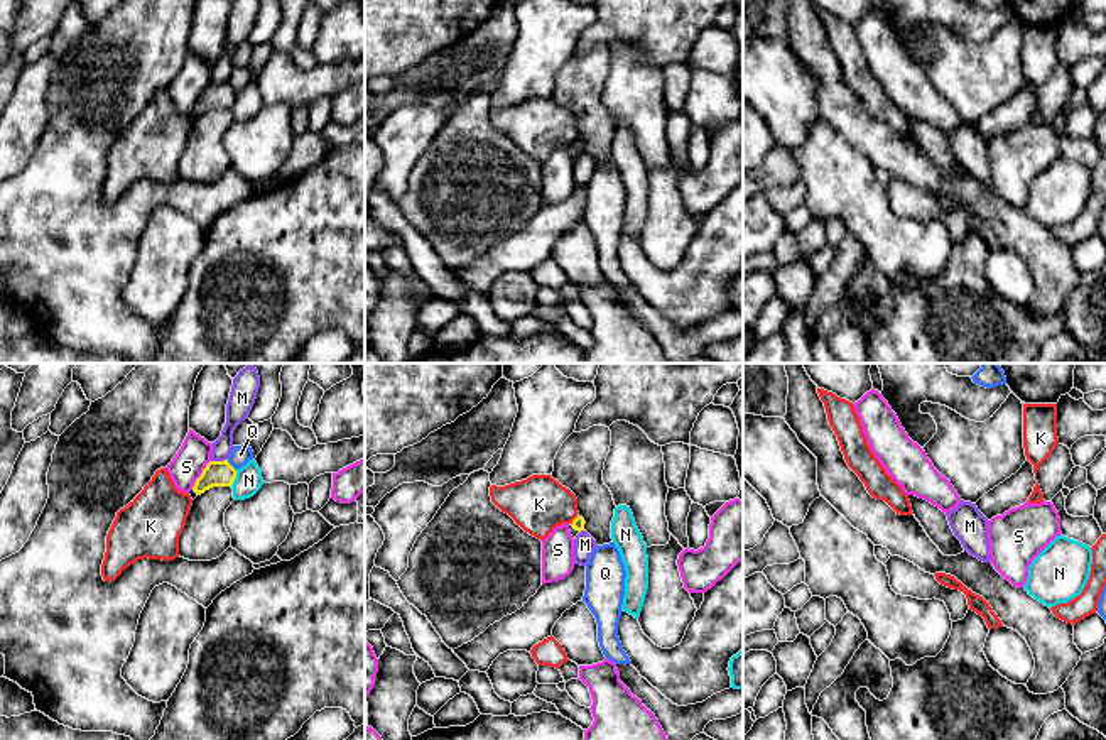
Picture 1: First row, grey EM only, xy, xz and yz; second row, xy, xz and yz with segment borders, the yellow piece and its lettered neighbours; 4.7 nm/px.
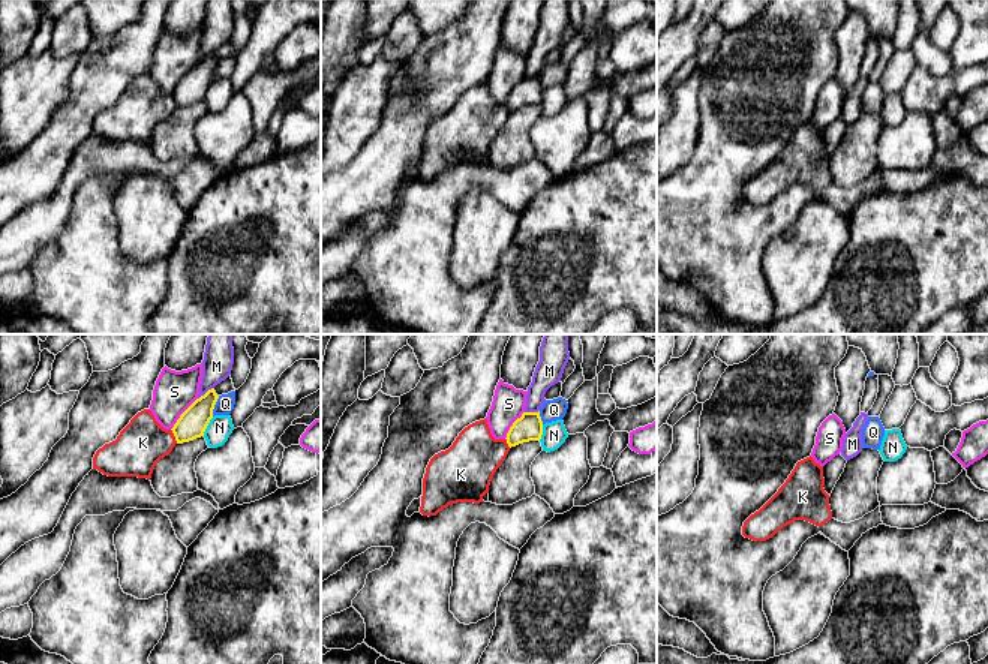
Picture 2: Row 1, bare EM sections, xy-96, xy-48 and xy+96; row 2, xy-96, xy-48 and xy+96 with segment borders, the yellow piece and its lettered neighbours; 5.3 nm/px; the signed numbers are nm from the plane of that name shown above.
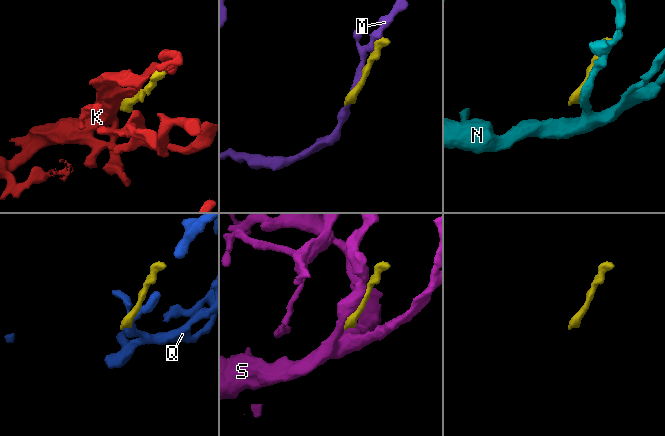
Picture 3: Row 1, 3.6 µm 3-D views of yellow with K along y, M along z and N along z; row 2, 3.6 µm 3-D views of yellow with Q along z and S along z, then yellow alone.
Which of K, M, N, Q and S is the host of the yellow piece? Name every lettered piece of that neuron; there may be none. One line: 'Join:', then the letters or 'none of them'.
Join: none of them

